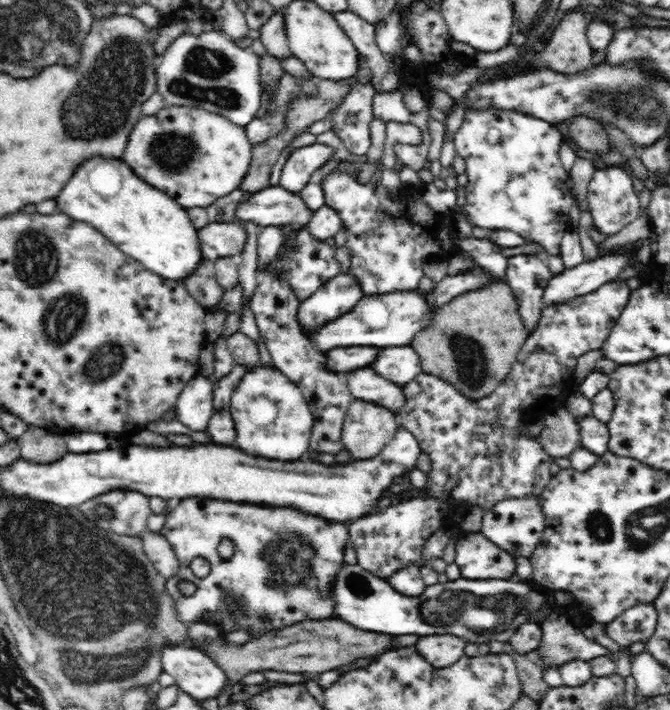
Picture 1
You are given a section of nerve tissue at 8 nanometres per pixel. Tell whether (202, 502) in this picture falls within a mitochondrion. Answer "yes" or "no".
no

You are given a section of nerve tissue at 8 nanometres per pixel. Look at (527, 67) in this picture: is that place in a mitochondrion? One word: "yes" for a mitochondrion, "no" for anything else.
no

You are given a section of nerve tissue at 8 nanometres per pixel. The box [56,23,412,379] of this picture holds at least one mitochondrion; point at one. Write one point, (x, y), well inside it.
(95, 110)

